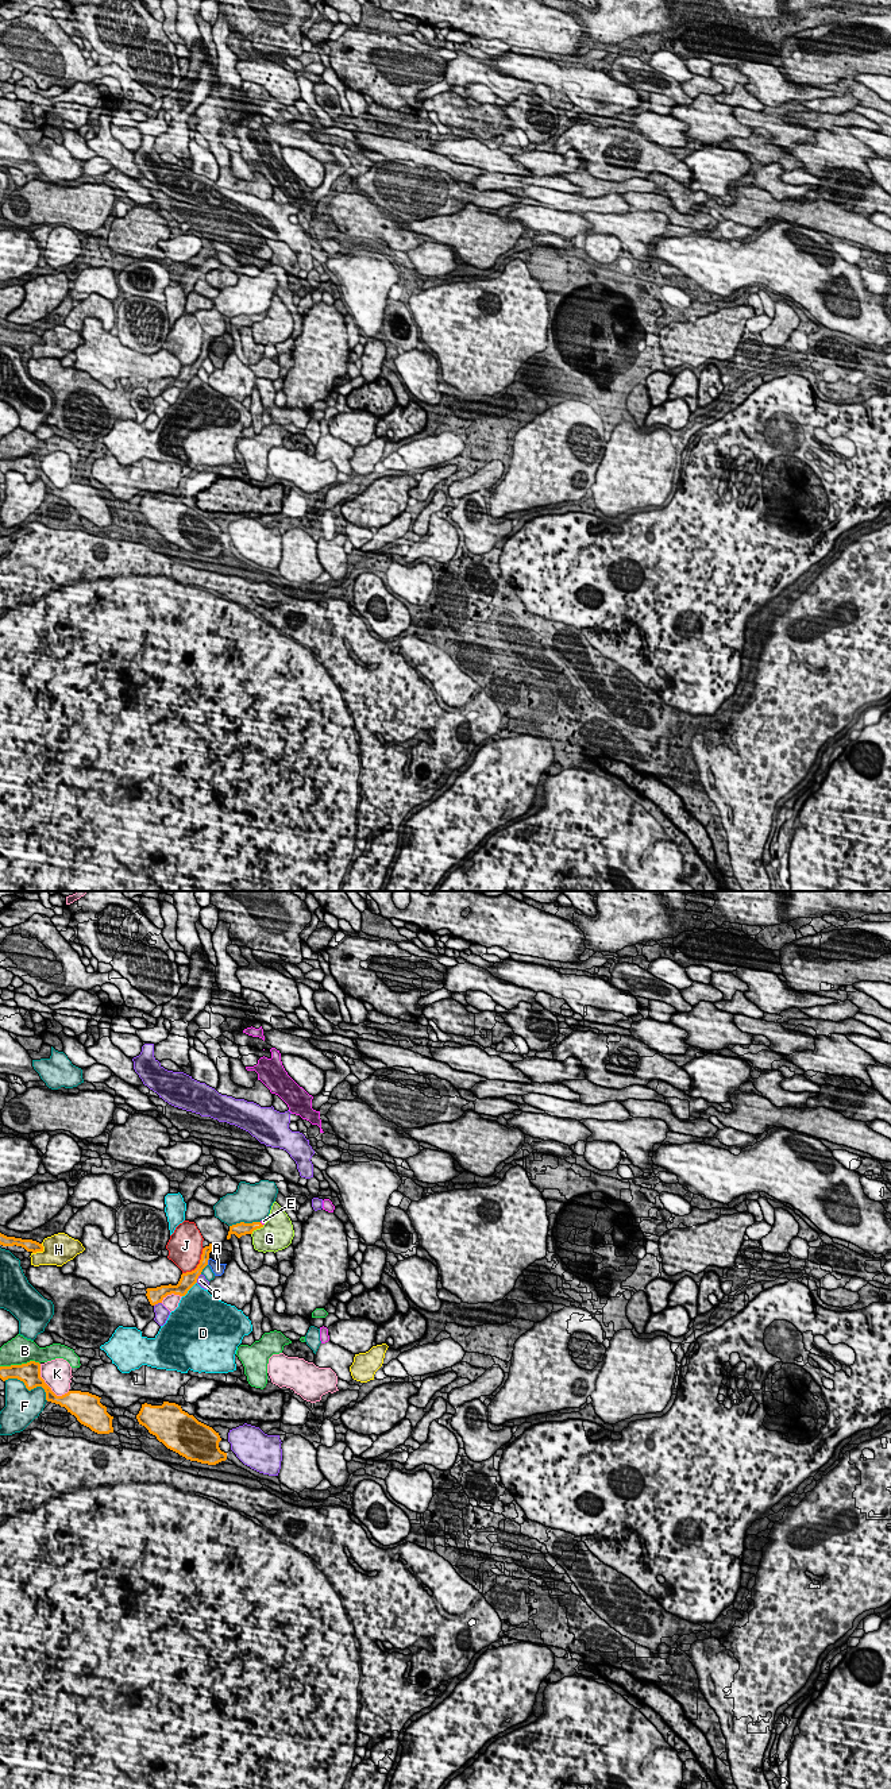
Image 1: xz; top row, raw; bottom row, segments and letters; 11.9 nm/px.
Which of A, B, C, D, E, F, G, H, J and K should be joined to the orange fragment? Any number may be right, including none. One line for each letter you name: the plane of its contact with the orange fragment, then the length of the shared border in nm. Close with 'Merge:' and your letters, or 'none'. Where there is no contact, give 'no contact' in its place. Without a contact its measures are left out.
E: meets orange in xz; contact 60 nm long
Merge: E

